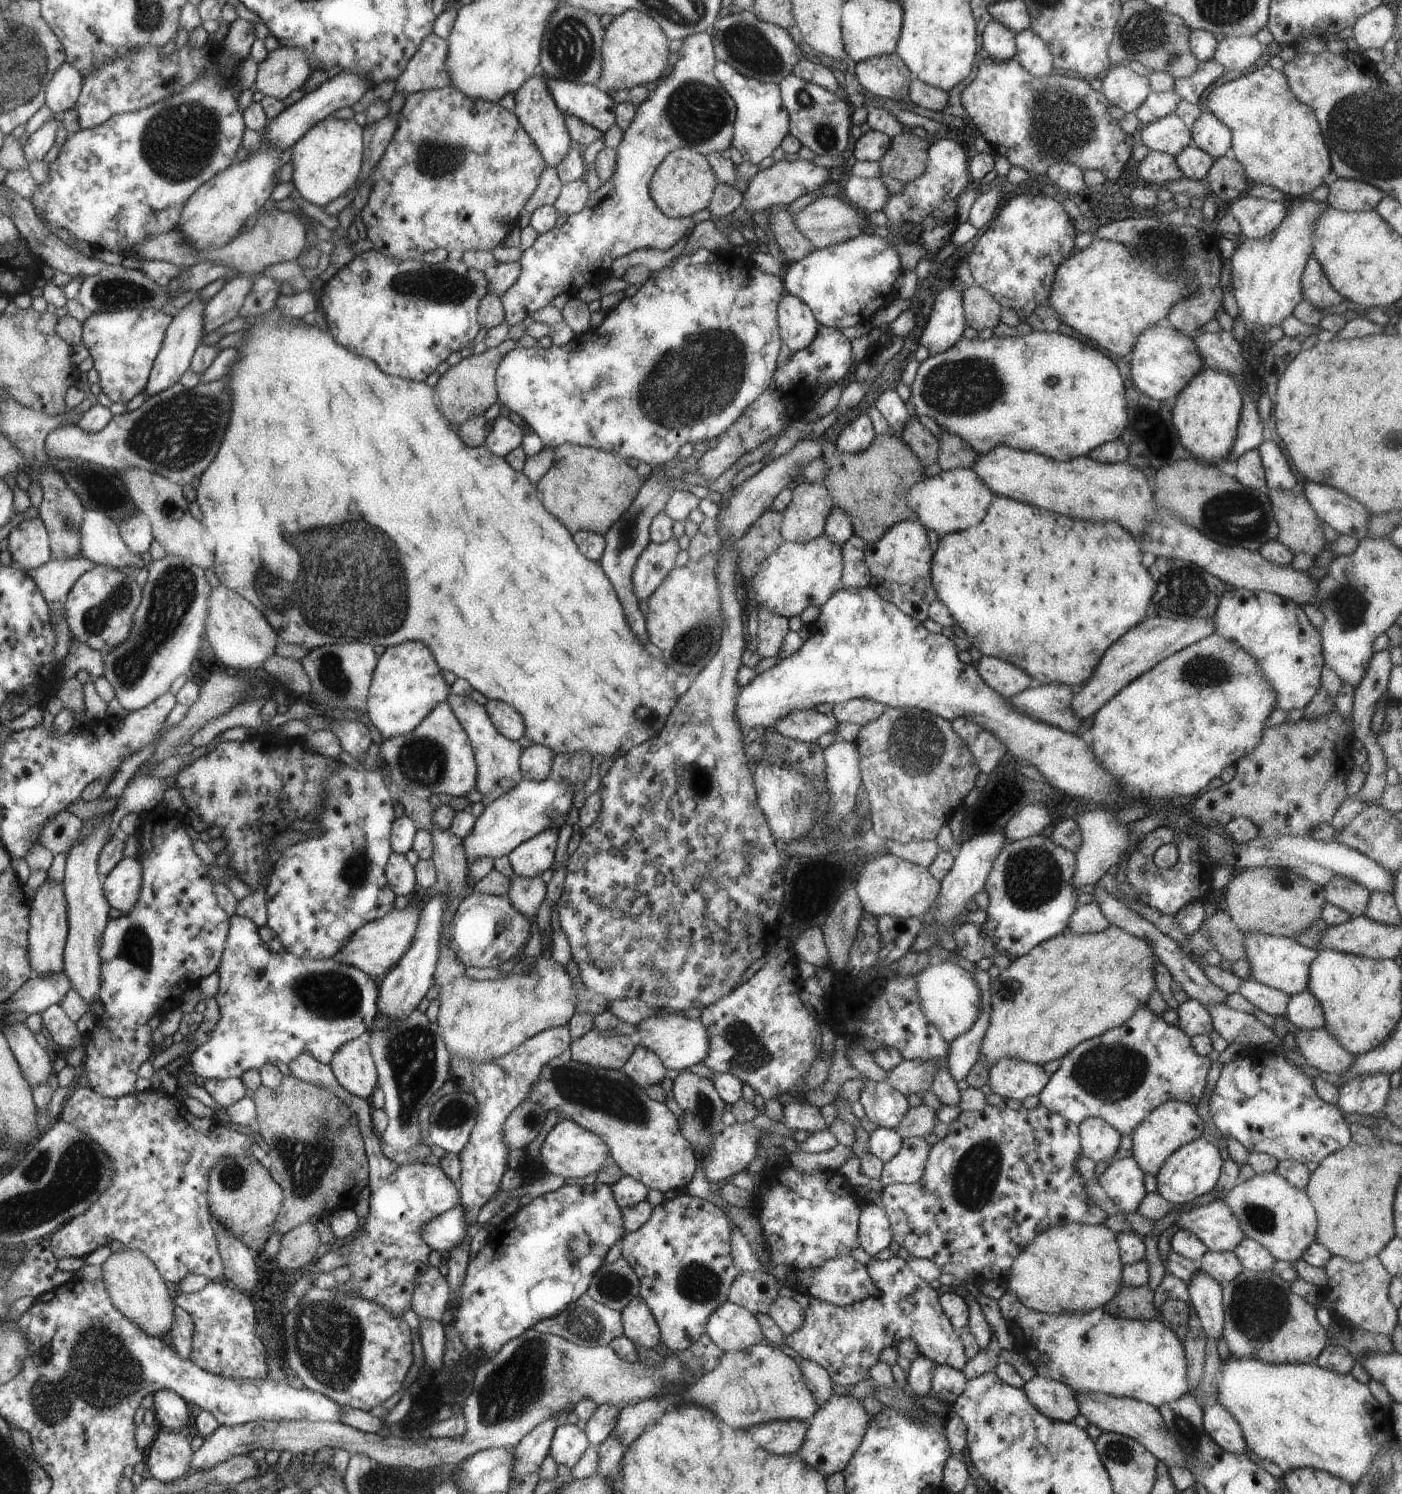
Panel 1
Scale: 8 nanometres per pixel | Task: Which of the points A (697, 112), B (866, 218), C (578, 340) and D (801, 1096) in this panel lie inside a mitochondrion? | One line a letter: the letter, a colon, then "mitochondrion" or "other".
A: mitochondrion
B: other
C: other
D: other

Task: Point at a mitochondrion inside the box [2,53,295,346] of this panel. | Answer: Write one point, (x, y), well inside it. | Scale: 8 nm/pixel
(178, 141)

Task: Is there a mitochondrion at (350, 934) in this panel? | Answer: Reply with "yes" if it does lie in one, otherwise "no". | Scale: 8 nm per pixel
no

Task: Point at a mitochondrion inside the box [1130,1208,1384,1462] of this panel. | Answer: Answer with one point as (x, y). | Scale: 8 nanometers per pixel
(1258, 1307)

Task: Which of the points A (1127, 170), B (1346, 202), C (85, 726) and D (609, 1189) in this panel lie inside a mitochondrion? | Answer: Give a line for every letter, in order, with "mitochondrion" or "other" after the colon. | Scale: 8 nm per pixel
A: other
B: other
C: other
D: other

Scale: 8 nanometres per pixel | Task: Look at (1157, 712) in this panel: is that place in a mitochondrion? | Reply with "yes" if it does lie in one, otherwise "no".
no

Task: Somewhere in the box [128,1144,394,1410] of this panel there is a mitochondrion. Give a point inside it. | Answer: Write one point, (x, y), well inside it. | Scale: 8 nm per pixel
(326, 1337)

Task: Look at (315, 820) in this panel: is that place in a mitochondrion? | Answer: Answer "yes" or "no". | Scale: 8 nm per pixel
no

